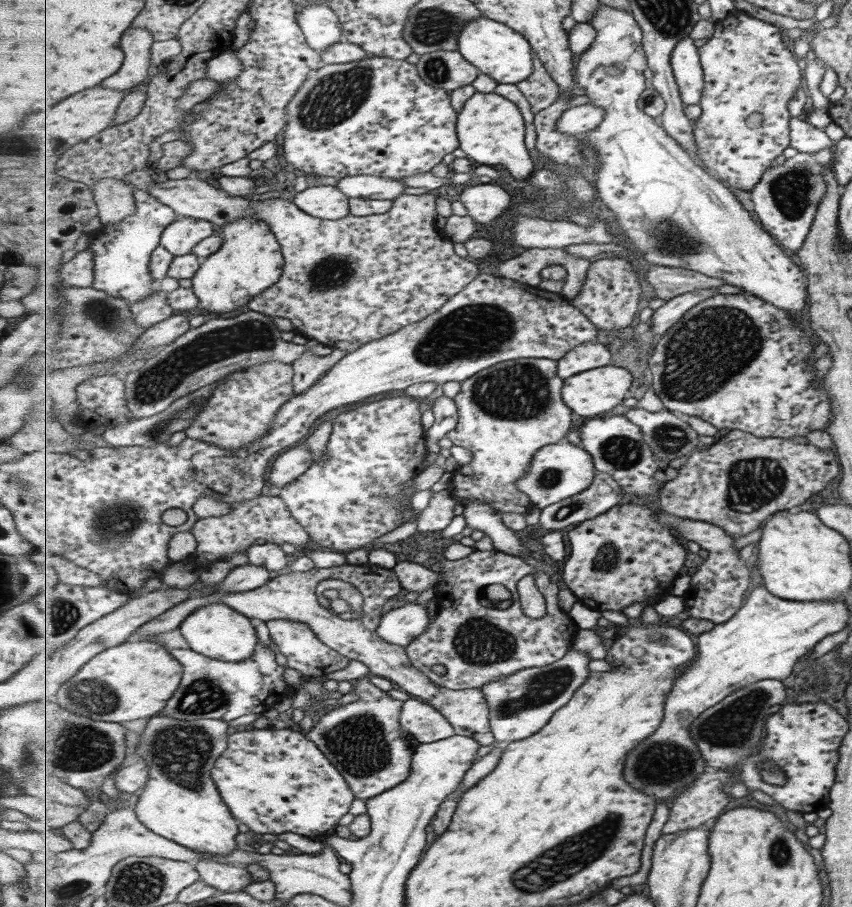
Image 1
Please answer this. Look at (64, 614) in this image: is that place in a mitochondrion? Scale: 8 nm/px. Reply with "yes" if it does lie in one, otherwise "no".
yes

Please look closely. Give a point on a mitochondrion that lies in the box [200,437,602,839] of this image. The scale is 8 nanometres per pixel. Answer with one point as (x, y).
(359, 743)

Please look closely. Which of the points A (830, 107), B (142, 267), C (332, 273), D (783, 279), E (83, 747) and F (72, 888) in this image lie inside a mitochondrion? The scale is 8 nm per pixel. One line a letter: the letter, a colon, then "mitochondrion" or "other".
A: other
B: other
C: mitochondrion
D: other
E: mitochondrion
F: mitochondrion

